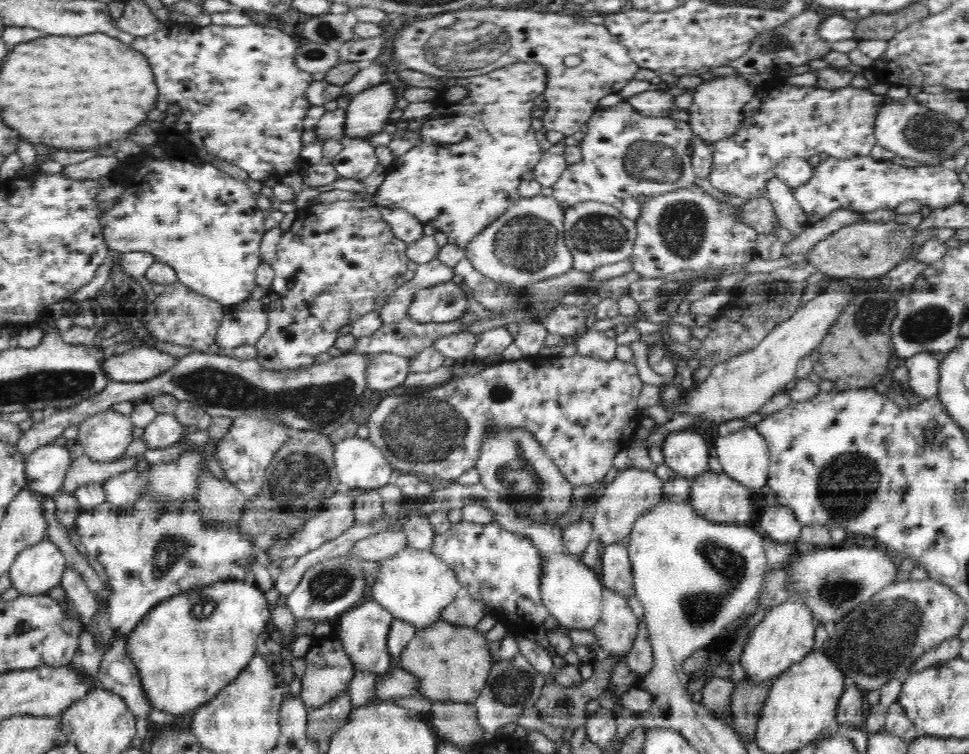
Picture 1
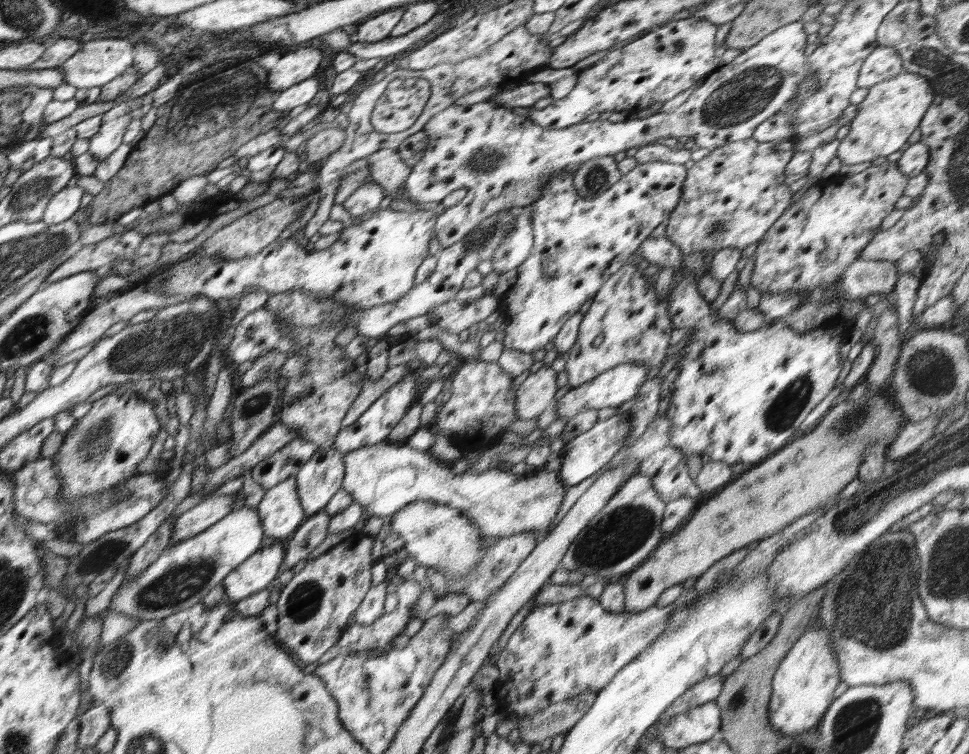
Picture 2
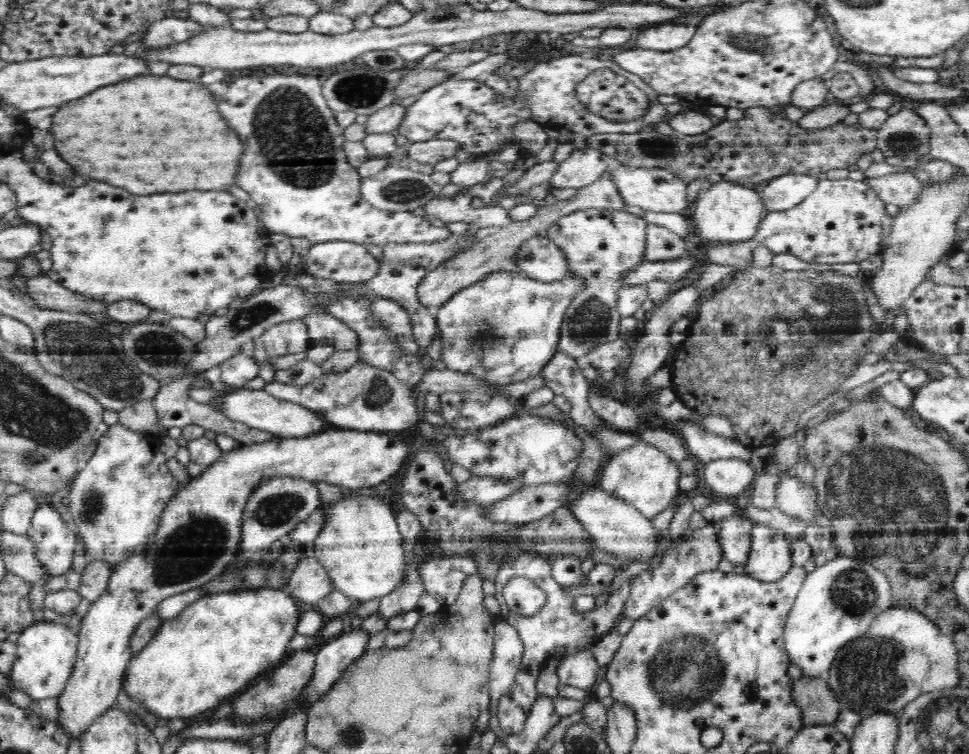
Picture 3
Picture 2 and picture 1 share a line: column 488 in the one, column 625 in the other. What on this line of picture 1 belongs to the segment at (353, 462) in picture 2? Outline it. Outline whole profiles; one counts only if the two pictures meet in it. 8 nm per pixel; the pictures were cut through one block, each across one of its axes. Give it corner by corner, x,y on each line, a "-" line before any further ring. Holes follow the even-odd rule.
624,469
610,476
595,503
593,535
605,546
629,536
635,521
654,508
663,495
663,481
654,470

